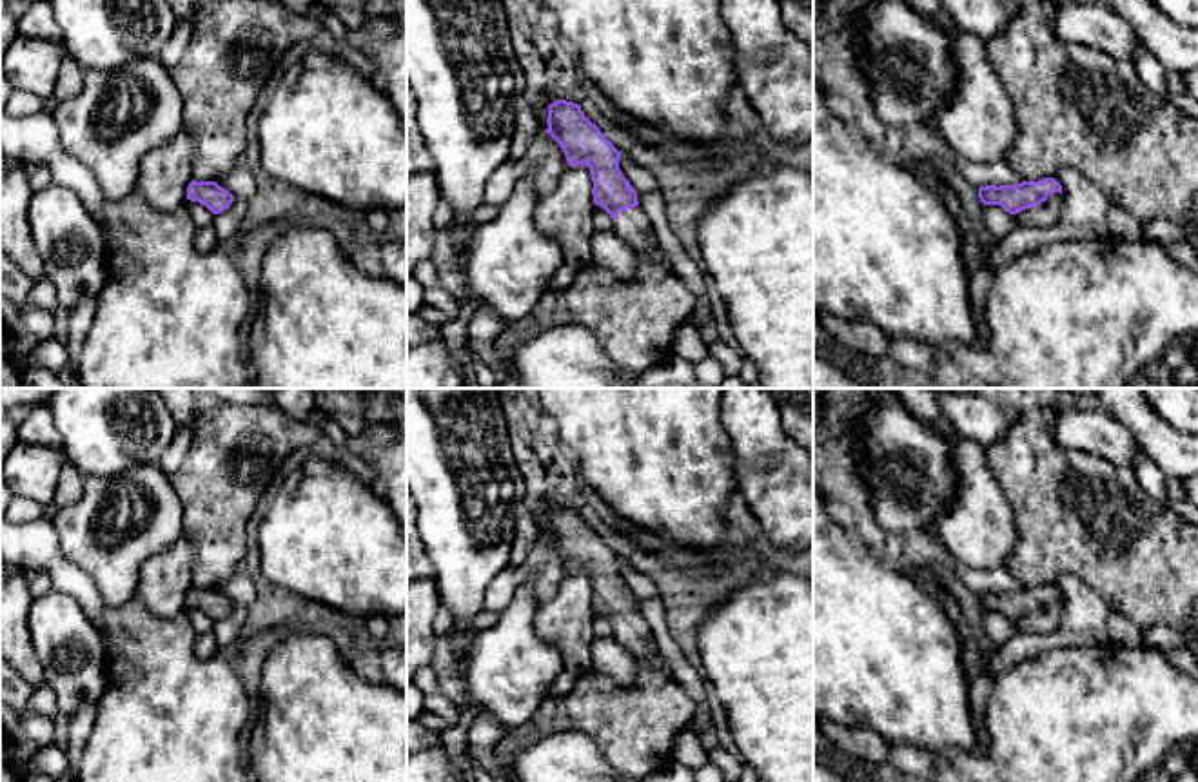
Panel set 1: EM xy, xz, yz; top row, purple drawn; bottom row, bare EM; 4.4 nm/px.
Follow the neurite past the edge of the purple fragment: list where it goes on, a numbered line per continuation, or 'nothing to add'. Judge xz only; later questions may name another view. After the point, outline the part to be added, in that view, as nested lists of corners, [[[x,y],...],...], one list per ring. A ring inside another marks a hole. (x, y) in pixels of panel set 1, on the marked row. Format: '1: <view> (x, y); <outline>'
1: xz (632, 225); [[[639,205],[633,209],[621,210],[617,214],[615,232],[624,241],[628,241],[637,250],[637,254],[648,254],[672,269],[670,258],[659,247],[650,218]]]

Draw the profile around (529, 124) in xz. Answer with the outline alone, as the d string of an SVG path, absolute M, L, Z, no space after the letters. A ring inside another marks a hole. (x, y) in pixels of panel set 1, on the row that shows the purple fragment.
M526 103L516 109L516 127L510 140L508 160L521 158L530 143L545 132L543 118Z

